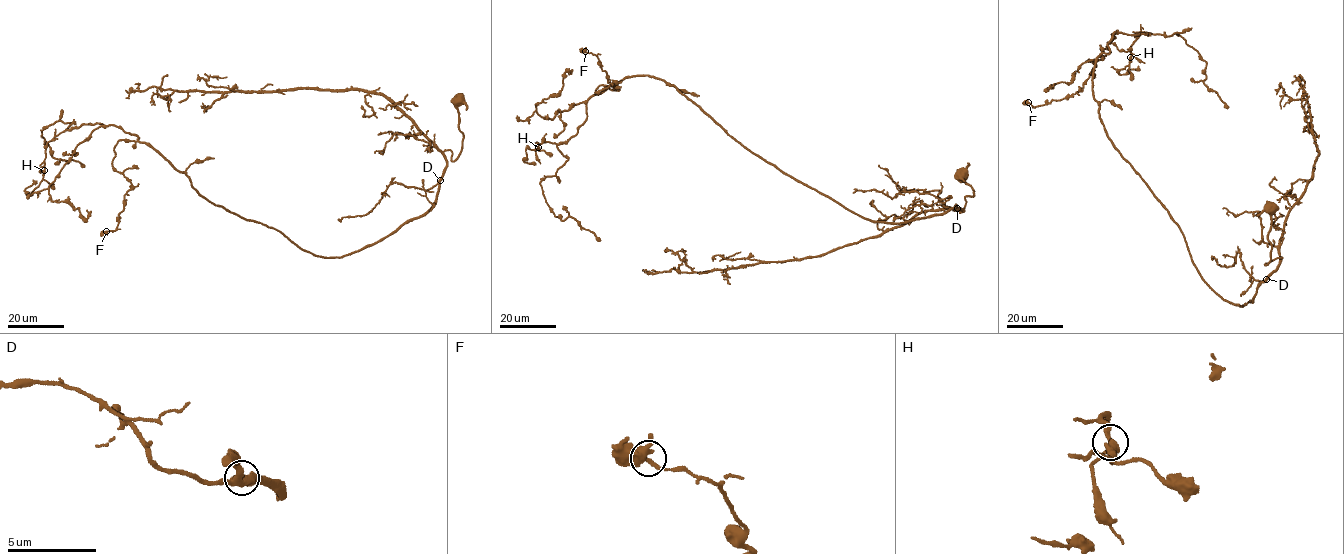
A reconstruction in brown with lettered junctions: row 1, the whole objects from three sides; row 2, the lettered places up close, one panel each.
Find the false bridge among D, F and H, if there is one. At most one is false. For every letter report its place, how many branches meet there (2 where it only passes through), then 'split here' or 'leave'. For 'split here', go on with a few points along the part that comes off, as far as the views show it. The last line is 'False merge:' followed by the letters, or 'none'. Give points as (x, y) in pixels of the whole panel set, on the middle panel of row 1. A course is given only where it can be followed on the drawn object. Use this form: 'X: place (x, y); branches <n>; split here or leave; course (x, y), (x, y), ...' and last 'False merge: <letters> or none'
D: place (957, 208); branches 2; leave
F: place (585, 51); branches 2; leave
H: place (538, 147); branches 2; leave
False merge: none

